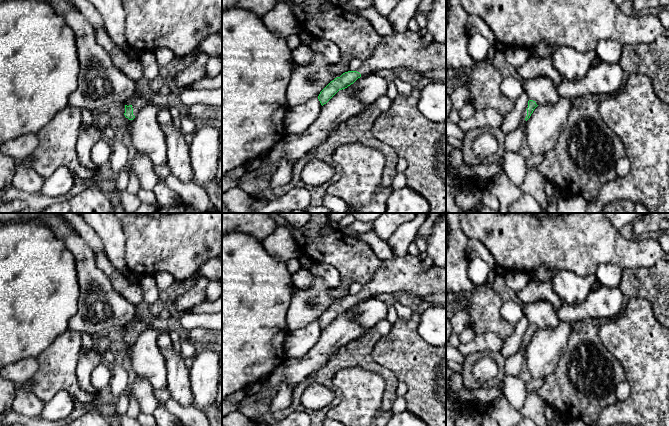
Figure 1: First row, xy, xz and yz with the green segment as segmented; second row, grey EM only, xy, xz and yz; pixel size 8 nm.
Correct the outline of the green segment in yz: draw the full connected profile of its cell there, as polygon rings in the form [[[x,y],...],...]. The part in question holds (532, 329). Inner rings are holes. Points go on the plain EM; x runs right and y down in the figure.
[[[533,324],[528,325],[527,331],[524,333],[521,340],[520,350],[514,355],[505,359],[504,364],[505,376],[520,375],[524,364],[523,350],[525,349],[526,345],[530,342],[531,338],[533,337],[534,333],[537,330],[538,329],[536,328],[535,325]]]

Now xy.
[[[141,322],[137,324],[136,326],[134,326],[132,329],[129,329],[129,330],[125,329],[124,339],[129,344],[133,344],[142,332],[149,330],[149,329],[156,332],[158,335],[162,333],[169,333],[169,331],[157,331],[153,329],[148,323]]]

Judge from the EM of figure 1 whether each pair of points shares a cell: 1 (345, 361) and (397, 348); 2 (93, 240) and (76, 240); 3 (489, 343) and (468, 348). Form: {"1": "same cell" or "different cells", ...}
{"1": "different cells", "2": "different cells", "3": "same cell"}

